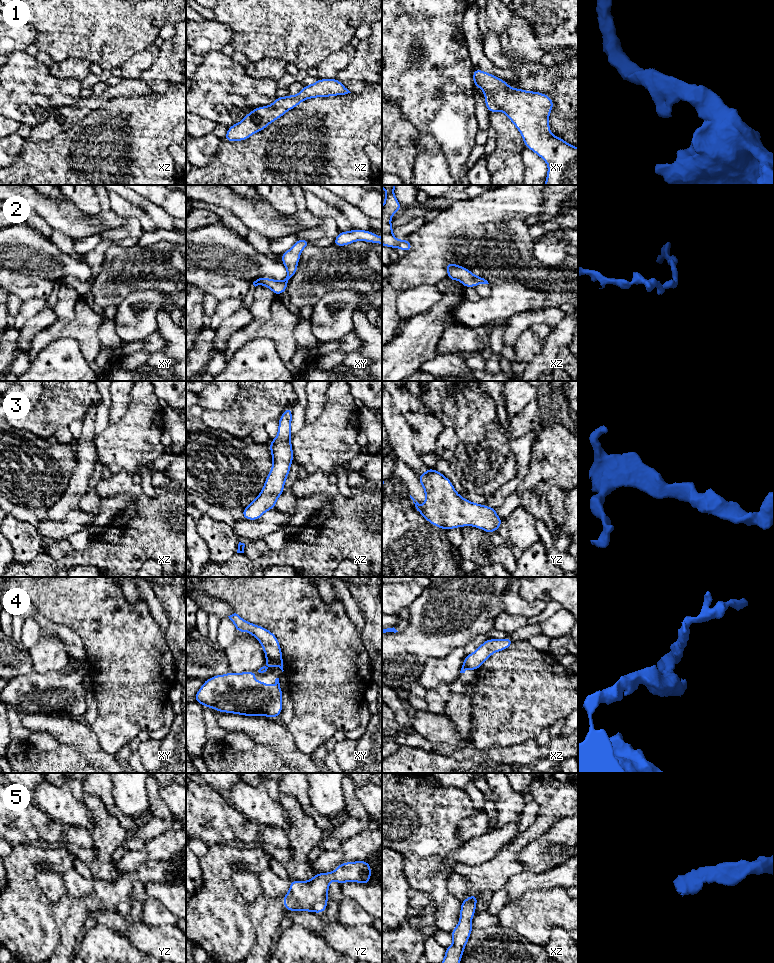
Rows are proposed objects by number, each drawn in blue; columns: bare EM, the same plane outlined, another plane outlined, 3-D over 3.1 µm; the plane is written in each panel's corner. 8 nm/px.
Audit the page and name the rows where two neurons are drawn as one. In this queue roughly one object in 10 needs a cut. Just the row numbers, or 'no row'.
4

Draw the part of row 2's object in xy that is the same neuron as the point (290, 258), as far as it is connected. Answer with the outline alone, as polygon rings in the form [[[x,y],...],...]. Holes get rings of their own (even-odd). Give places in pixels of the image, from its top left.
[[[299,238],[298,241],[288,251],[280,255],[280,258],[287,270],[287,276],[283,281],[277,281],[272,278],[259,278],[253,282],[253,285],[255,287],[258,285],[266,286],[277,296],[283,292],[286,292],[287,283],[297,272],[297,265],[300,260],[300,254],[308,245],[310,245],[310,241]]]

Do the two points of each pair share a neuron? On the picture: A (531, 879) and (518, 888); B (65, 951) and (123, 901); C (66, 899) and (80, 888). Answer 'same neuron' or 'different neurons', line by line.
A: same neuron
B: same neuron
C: different neurons

